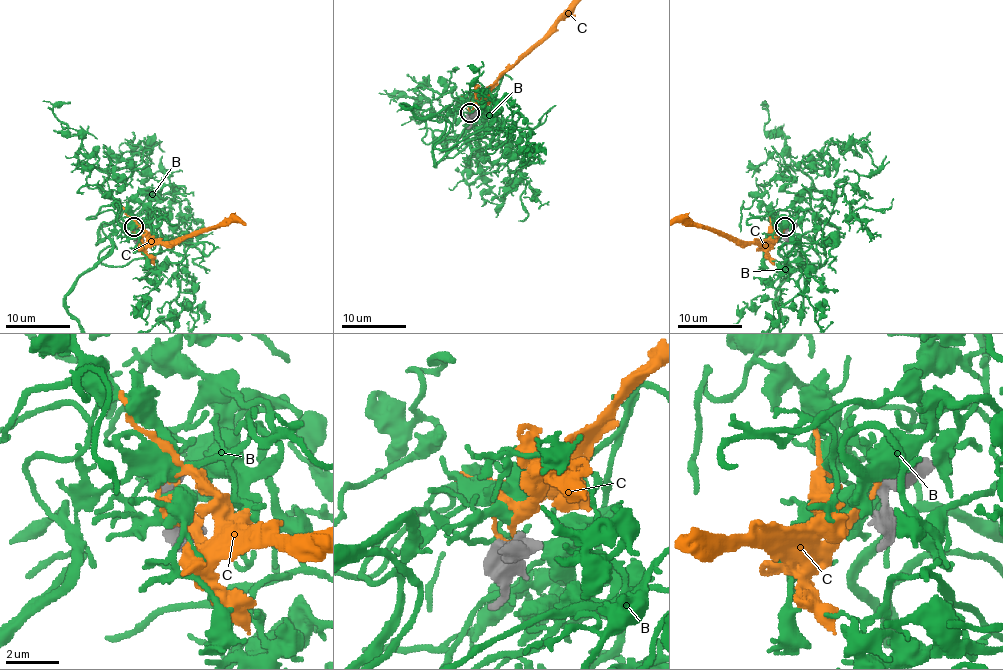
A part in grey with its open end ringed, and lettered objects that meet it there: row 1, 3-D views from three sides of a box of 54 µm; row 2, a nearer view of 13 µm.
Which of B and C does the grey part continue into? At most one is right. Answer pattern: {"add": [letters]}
{"add": ["B"]}

